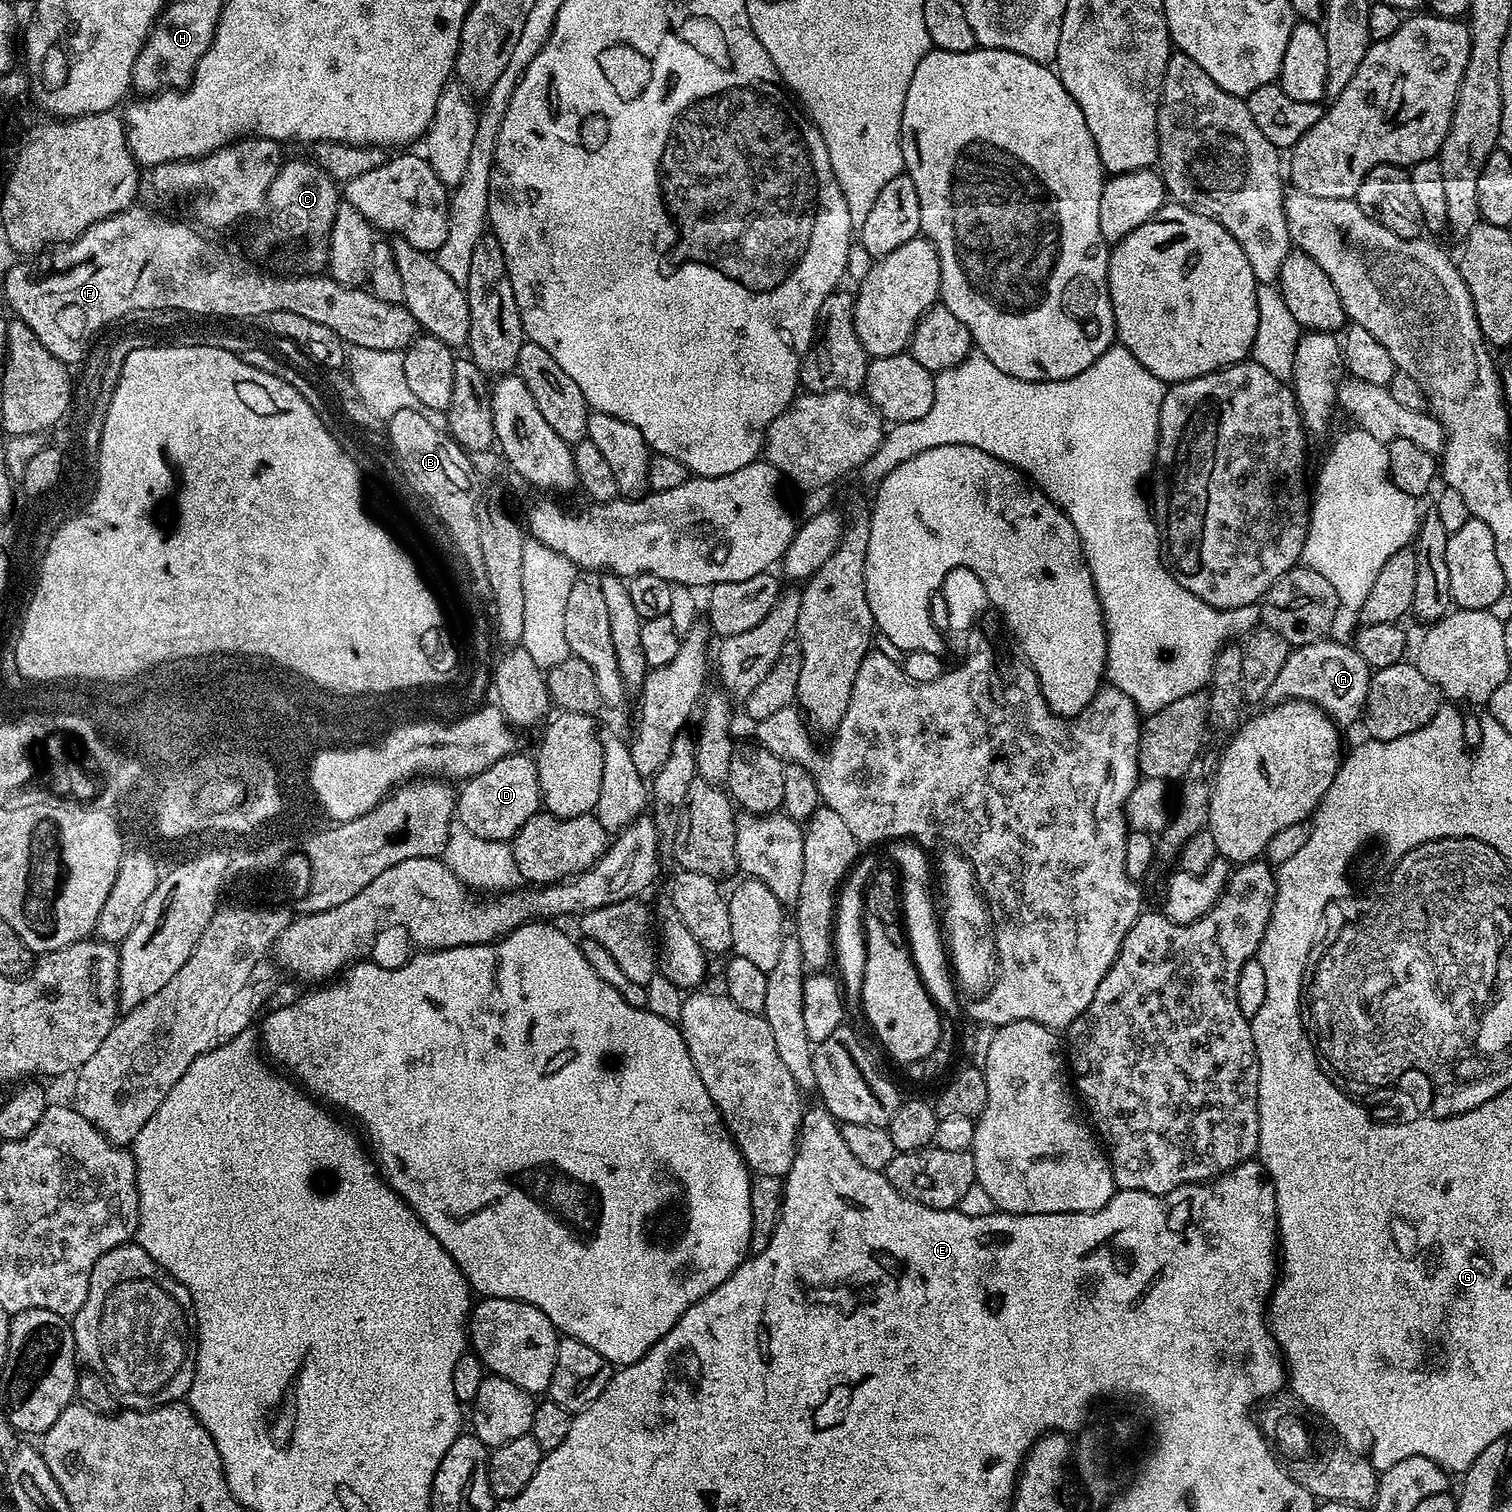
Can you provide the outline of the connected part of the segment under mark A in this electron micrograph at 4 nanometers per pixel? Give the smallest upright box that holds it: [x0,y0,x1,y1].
[1264,638,1372,726]

